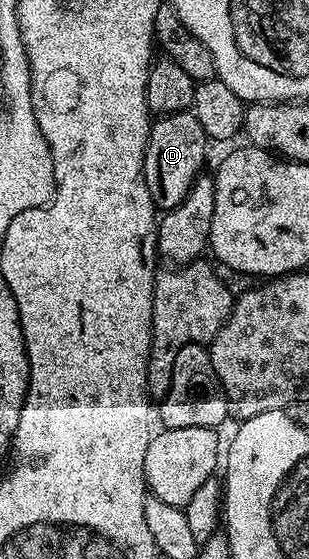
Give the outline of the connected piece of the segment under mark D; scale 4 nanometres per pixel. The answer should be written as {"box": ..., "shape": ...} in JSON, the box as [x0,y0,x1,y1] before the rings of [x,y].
{"box":[142,112,208,210],"shape":[[[192,112],[164,114],[151,125],[142,175],[146,177],[155,207],[172,210],[184,196],[188,196],[192,184],[205,167],[202,165],[206,162],[206,145],[208,139],[204,128],[200,128],[200,120],[196,120]]]}

